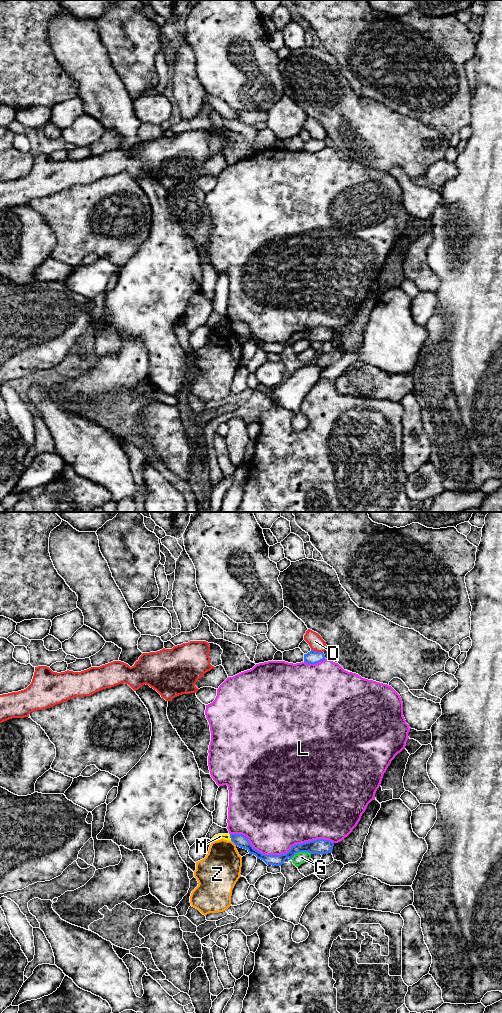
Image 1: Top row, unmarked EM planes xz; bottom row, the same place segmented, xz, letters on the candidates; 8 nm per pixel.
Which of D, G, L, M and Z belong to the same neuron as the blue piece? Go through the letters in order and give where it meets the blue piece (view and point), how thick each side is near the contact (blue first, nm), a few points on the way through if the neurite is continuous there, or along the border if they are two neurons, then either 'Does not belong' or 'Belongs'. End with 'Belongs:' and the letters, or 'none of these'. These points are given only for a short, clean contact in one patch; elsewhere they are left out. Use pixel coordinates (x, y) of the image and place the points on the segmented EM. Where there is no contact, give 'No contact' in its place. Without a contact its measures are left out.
D: Touches blue at xz (317, 652). Thickness 110 nm (blue) against 120 nm. Boundary: xz (311, 649), (322, 652). Does not belong
G: Touches blue at xz (300, 851). Thickness 130 nm (blue) against 100 nm. Does not belong
L: Touches blue at xz (281, 854). Thickness 100 nm (blue) against 460 nm. Does not belong
M: Touches blue at xz (230, 837). Thickness 100 nm (blue) against 50 nm. Boundary: xz (229, 834), (231, 840). Does not belong
Z: Touches blue at xz (234, 843). Thickness 100 nm (blue) against 320 nm. Does not belong
Belongs: none of these

